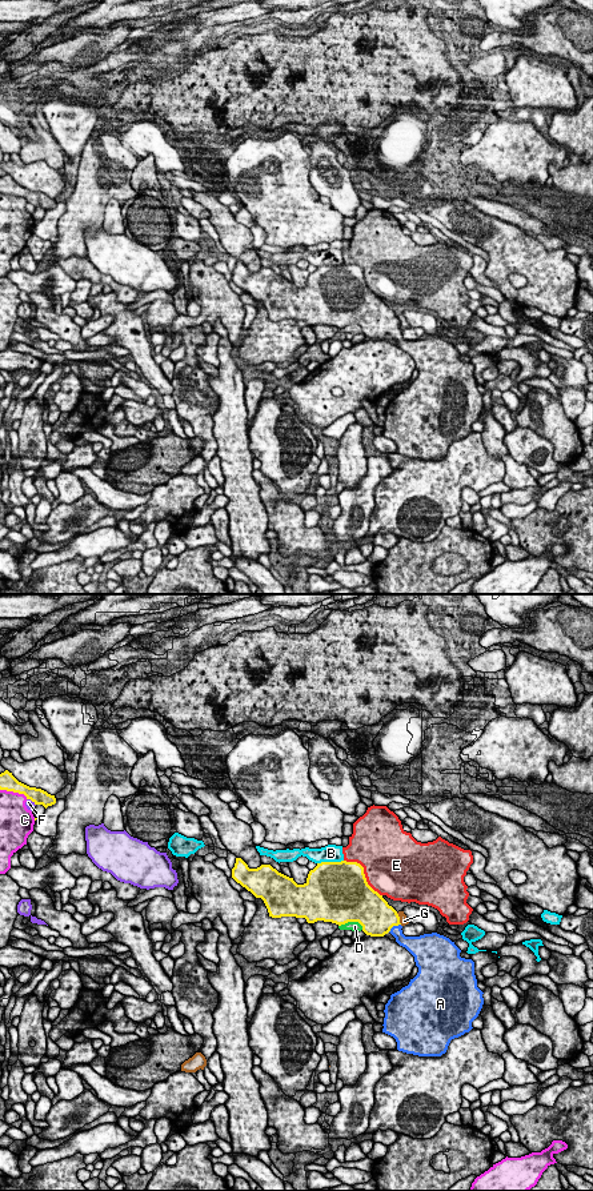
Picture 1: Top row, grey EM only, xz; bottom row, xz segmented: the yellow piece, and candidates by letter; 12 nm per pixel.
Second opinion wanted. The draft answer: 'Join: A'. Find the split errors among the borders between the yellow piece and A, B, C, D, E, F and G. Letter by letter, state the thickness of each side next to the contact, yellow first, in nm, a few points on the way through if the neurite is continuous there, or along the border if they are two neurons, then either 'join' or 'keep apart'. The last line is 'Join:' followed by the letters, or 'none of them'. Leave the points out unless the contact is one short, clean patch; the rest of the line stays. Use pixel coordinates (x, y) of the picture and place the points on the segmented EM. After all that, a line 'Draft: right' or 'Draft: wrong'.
A: 420/140 nm | across xz (376, 917), (387, 919), (393, 925), (396, 931) | join
B: 500/220 nm | keep apart
C: 200/320 nm | keep apart
D: 500/130 nm | keep apart
E: 500/480 nm | keep apart
F: 190/100 nm | keep apart
G: 380/100 nm | keep apart
Join: A
Draft: right

